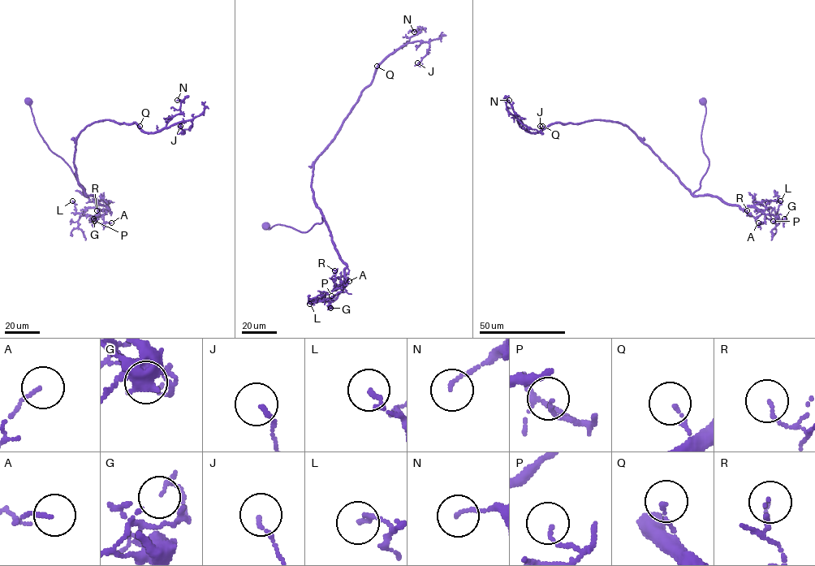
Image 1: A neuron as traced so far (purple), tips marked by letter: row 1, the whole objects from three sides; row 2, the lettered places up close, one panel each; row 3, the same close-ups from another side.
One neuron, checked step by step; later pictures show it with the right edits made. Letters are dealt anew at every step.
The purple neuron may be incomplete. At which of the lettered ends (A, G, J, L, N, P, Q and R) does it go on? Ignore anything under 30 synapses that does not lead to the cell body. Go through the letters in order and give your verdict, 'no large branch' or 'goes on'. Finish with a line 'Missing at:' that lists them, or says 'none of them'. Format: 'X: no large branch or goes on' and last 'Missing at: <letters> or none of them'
A: no large branch
G: no large branch
J: no large branch
L: no large branch
N: no large branch
P: no large branch
Q: no large branch
R: no large branch
Missing at: none of them

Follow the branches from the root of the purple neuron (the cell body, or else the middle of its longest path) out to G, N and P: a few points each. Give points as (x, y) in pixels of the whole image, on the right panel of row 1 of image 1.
G: (703, 101), (705, 113), (701, 140), (709, 166), (692, 194), (717, 196), (742, 209), (754, 206), (784, 218)
N: (703, 101), (701, 140), (709, 166), (692, 193), (627, 127), (593, 119), (528, 132), (506, 110), (509, 100)
P: (703, 101), (701, 140), (709, 166), (692, 194), (717, 196), (742, 209), (756, 207), (776, 216), (773, 221)

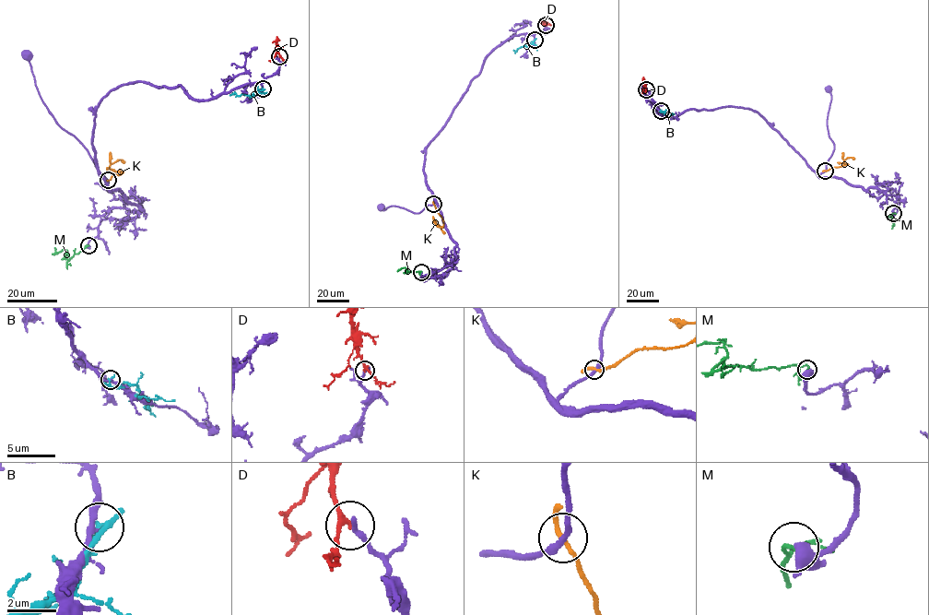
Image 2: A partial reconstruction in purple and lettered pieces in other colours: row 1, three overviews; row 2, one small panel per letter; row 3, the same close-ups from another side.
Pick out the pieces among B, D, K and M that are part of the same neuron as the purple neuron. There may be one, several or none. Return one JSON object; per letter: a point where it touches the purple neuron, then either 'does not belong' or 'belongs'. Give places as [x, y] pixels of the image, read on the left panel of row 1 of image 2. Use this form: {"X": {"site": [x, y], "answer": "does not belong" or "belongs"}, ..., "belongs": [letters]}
{"B": {"site": [263, 88], "answer": "does not belong"}, "D": {"site": [279, 56], "answer": "belongs"}, "K": {"site": [108, 180], "answer": "does not belong"}, "M": {"site": [88, 245], "answer": "does not belong"}, "belongs": ["D"]}

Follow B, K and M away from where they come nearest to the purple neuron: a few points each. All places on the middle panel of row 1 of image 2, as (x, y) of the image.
B: (535, 40), (527, 46), (513, 50)
K: (433, 204), (443, 226), (435, 223), (444, 233)
M: (421, 272), (405, 272), (407, 266), (399, 270)

